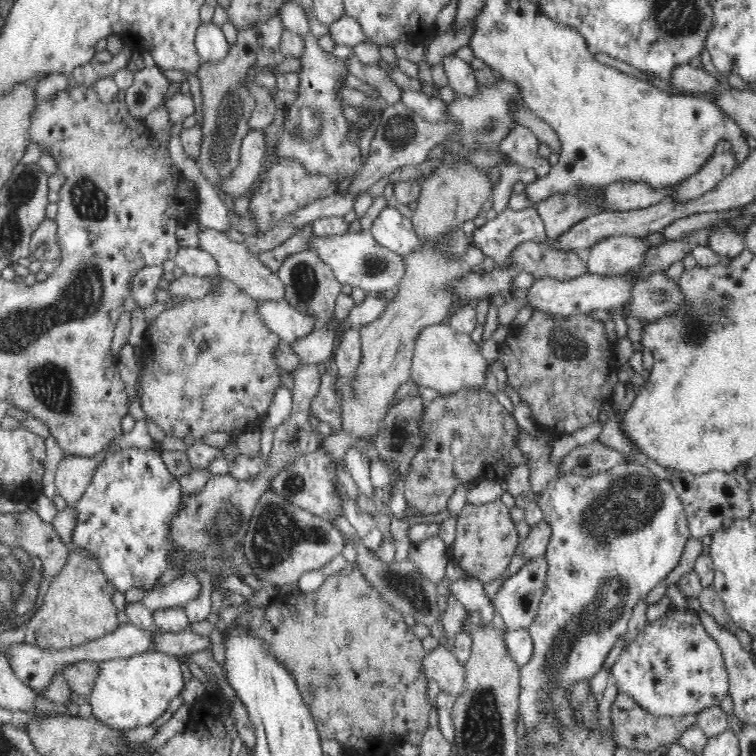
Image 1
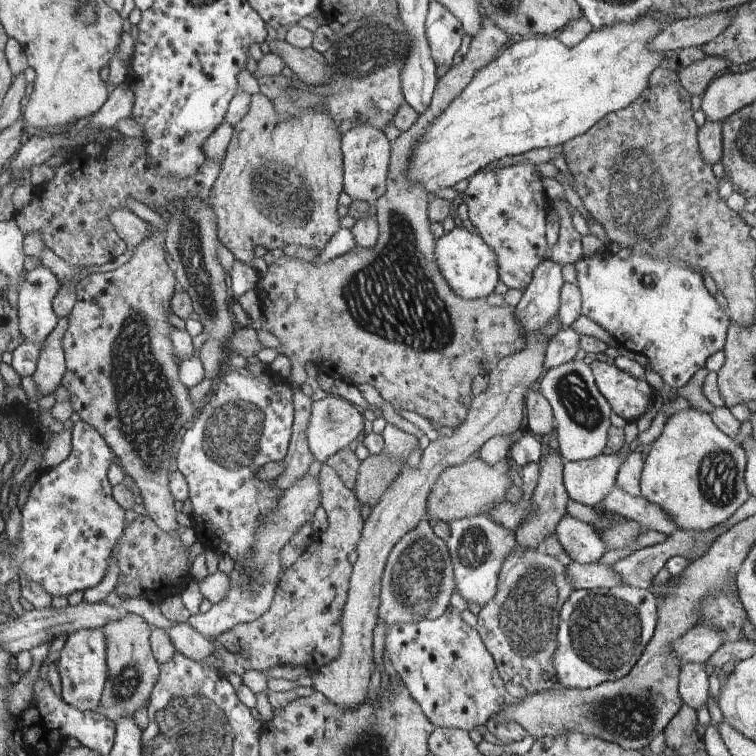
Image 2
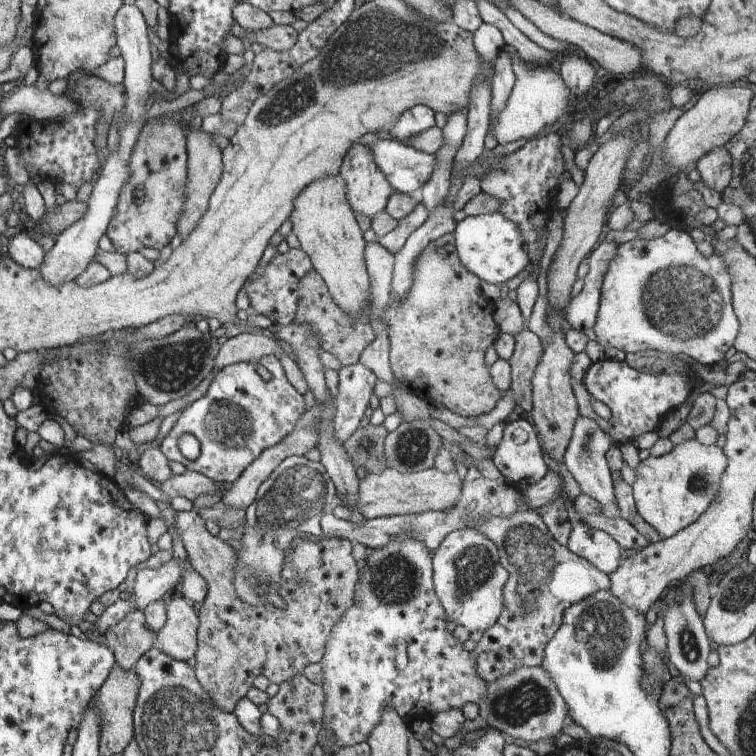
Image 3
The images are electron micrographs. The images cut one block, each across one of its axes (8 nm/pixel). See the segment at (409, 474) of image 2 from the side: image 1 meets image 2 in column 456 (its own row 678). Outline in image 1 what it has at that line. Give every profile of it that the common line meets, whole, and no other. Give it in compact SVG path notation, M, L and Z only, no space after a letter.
M439 644L436 648L426 649L422 657L421 667L424 668L428 680L436 680L441 691L456 698L465 690L465 665L460 663L454 651L445 644Z

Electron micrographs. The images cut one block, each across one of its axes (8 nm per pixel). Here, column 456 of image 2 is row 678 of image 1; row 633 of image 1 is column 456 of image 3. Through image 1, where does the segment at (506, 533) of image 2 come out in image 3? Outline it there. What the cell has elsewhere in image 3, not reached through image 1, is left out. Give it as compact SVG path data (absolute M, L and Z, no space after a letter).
M475 527L454 530L442 540L440 546L434 551L433 557L435 558L436 594L439 595L439 600L448 614L448 620L464 626L470 633L474 630L484 632L490 626L494 626L495 621L499 620L500 613L503 612L503 593L510 574L502 565L499 549L492 540Z

